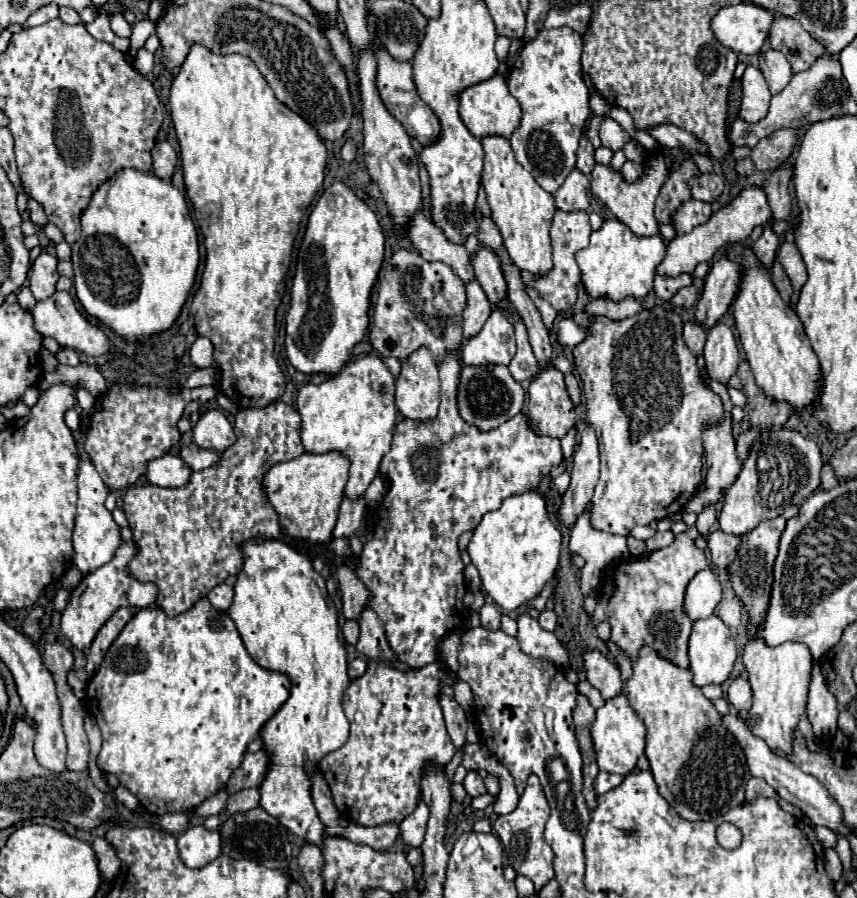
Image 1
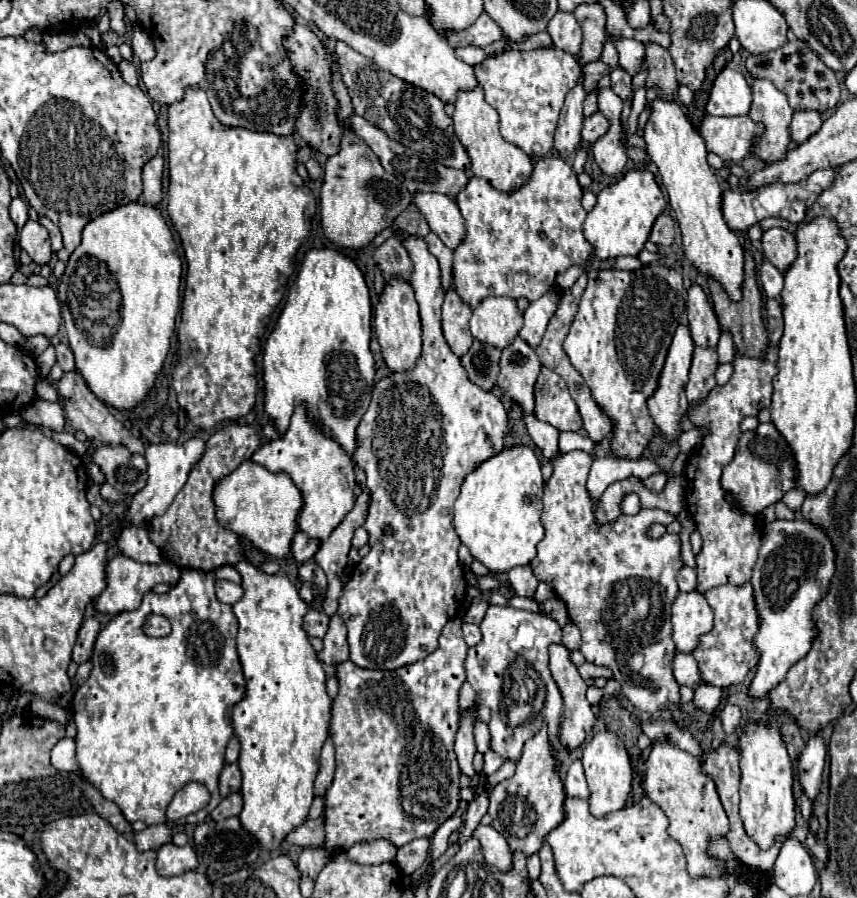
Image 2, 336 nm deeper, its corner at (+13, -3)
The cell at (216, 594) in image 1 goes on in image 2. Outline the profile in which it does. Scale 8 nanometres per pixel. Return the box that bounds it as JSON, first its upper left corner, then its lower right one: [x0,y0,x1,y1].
[215,580,243,604]

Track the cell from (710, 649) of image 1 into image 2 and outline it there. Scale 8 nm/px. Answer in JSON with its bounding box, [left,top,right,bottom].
[673,594,713,654]

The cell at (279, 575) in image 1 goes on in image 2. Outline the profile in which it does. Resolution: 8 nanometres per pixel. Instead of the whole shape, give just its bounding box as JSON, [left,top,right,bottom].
[233,561,333,850]

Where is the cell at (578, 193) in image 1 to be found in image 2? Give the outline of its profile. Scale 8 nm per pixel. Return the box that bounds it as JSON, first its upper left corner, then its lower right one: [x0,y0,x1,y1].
[555,80,585,158]

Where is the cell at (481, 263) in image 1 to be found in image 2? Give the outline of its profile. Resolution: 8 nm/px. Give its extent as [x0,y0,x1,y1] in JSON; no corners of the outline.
[413,192,467,250]

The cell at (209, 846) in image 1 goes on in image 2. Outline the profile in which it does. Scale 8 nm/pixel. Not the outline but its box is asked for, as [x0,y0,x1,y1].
[157,842,197,876]

